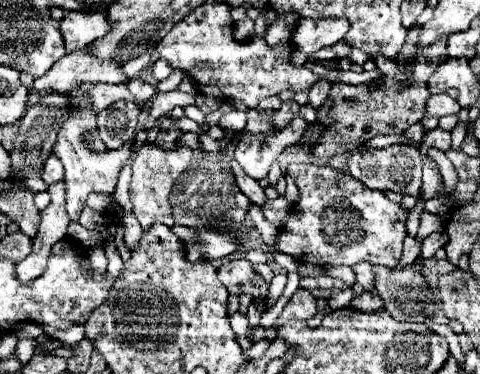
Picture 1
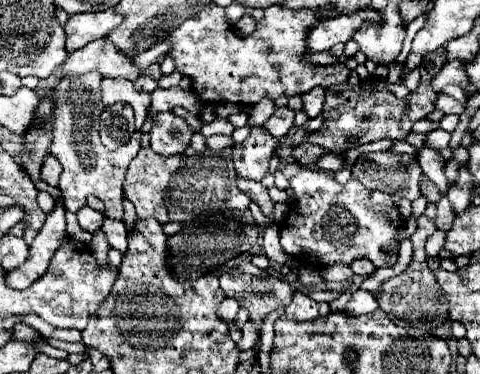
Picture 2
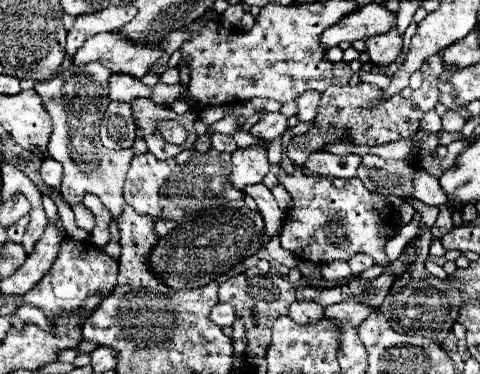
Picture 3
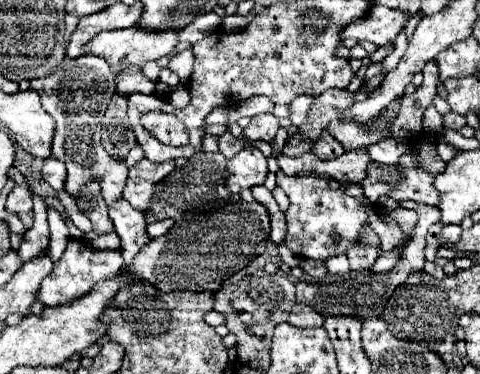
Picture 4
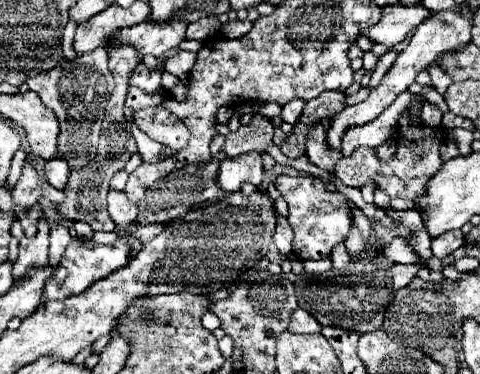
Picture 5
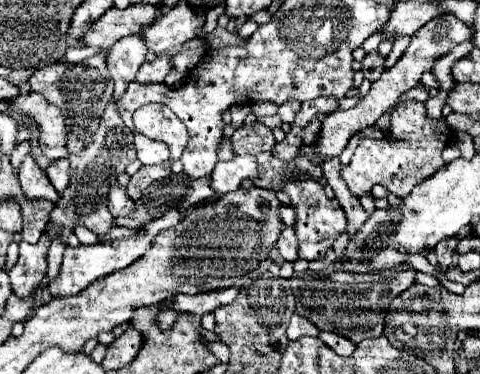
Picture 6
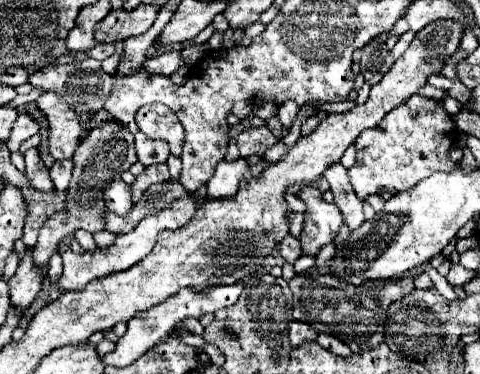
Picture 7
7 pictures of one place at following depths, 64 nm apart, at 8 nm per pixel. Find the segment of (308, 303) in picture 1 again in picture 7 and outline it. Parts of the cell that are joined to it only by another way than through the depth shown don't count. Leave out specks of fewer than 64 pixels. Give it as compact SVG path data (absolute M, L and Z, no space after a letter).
M292 322L290 324L290 342L294 348L298 348L300 344L316 340L316 336L318 336L318 332L304 322Z

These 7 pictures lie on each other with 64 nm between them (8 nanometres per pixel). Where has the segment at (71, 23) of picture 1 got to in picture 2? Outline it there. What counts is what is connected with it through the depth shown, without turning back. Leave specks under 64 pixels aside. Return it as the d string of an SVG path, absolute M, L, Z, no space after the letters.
M114 8L104 12L90 12L90 14L74 14L70 16L66 28L66 52L72 54L74 50L86 46L88 42L106 36L112 28L120 26L124 16L114 12Z

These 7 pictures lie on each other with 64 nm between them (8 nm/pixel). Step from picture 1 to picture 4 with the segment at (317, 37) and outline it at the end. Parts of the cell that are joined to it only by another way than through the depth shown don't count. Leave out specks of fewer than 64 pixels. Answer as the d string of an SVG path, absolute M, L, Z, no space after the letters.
M374 4L370 8L370 14L366 18L356 20L354 24L346 26L340 36L346 38L356 38L356 40L366 40L376 46L388 46L396 40L398 32L408 24L408 14L402 10L392 10L388 6Z

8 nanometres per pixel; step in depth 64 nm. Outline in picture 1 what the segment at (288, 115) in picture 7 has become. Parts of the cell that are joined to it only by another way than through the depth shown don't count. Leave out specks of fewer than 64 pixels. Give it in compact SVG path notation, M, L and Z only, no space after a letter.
M326 80L316 82L316 84L308 90L308 104L310 104L314 110L316 110L316 108L320 108L320 104L324 104L324 100L328 98L330 88L332 88L332 84L330 84L330 82L326 82Z

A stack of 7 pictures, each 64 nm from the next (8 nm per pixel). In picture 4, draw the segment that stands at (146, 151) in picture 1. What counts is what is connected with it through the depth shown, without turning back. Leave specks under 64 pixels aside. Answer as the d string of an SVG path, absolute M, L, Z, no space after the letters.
M140 160L128 174L128 182L124 188L124 198L140 212L146 212L152 202L152 188L174 170L174 162L150 162Z

